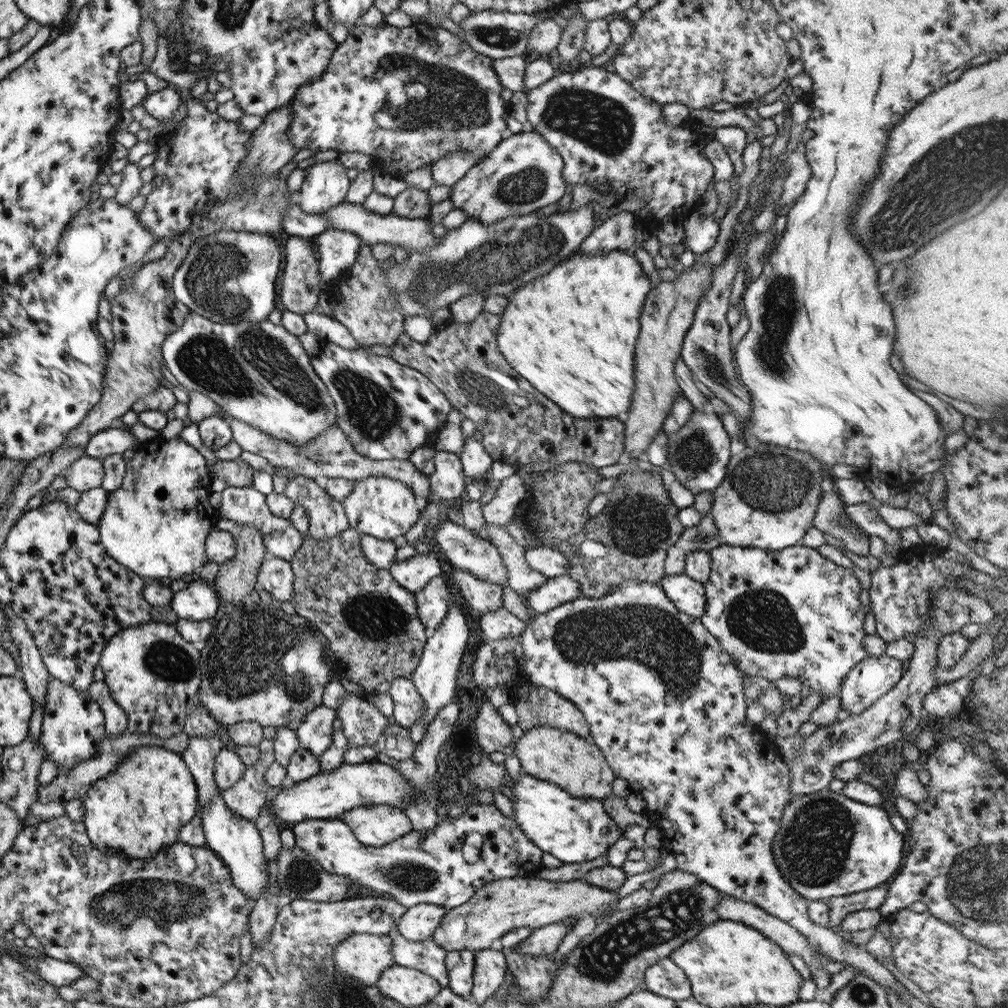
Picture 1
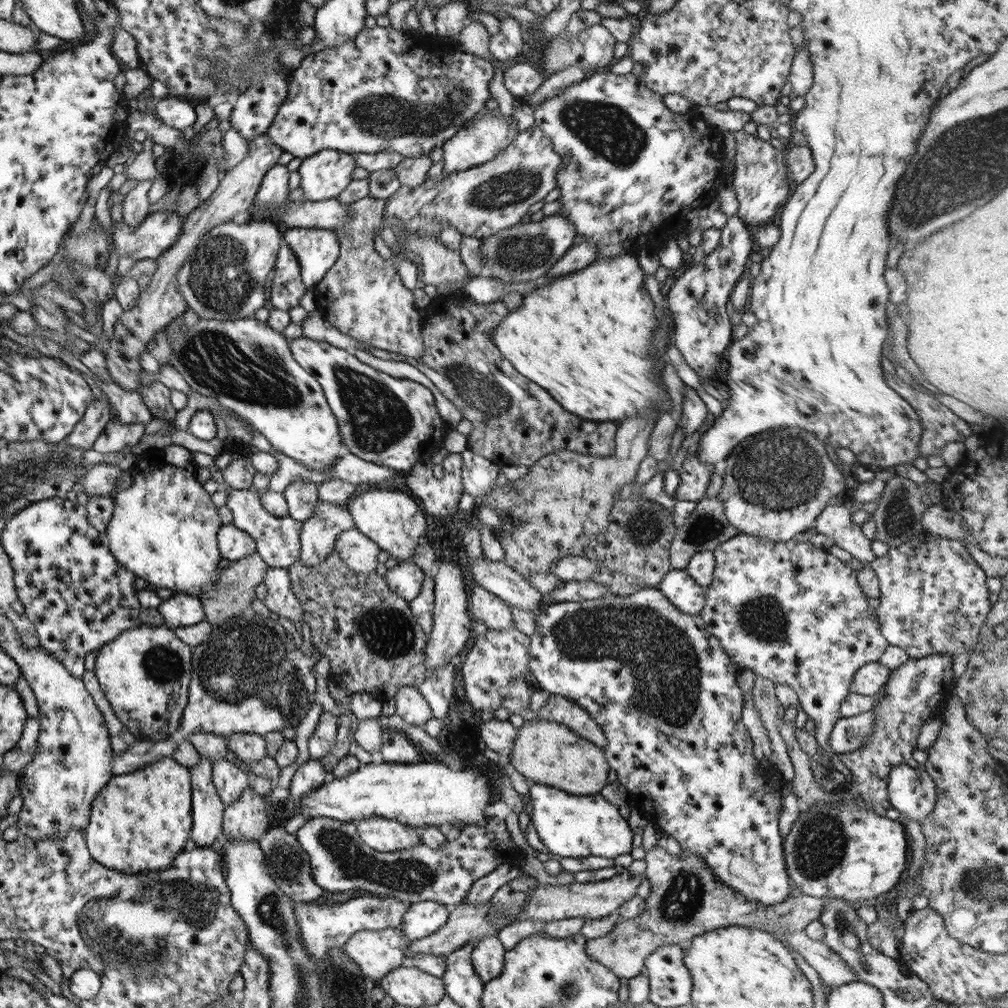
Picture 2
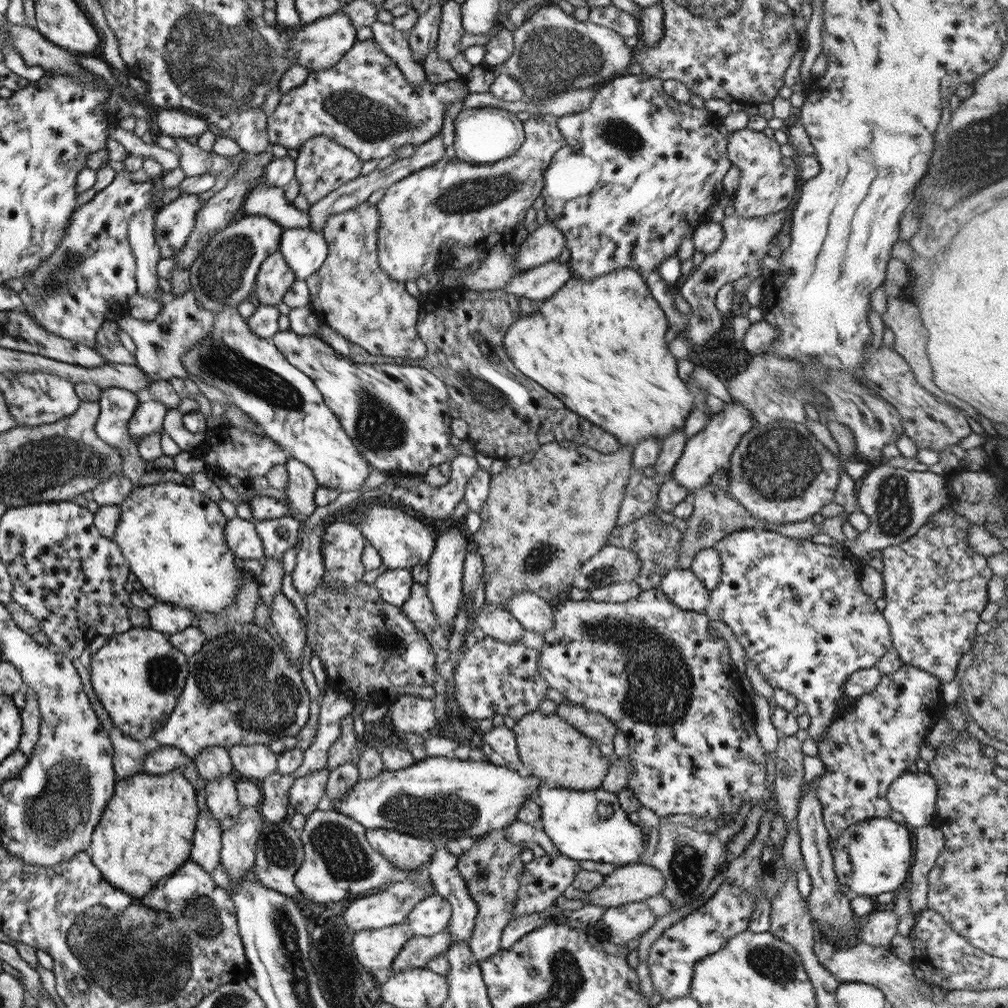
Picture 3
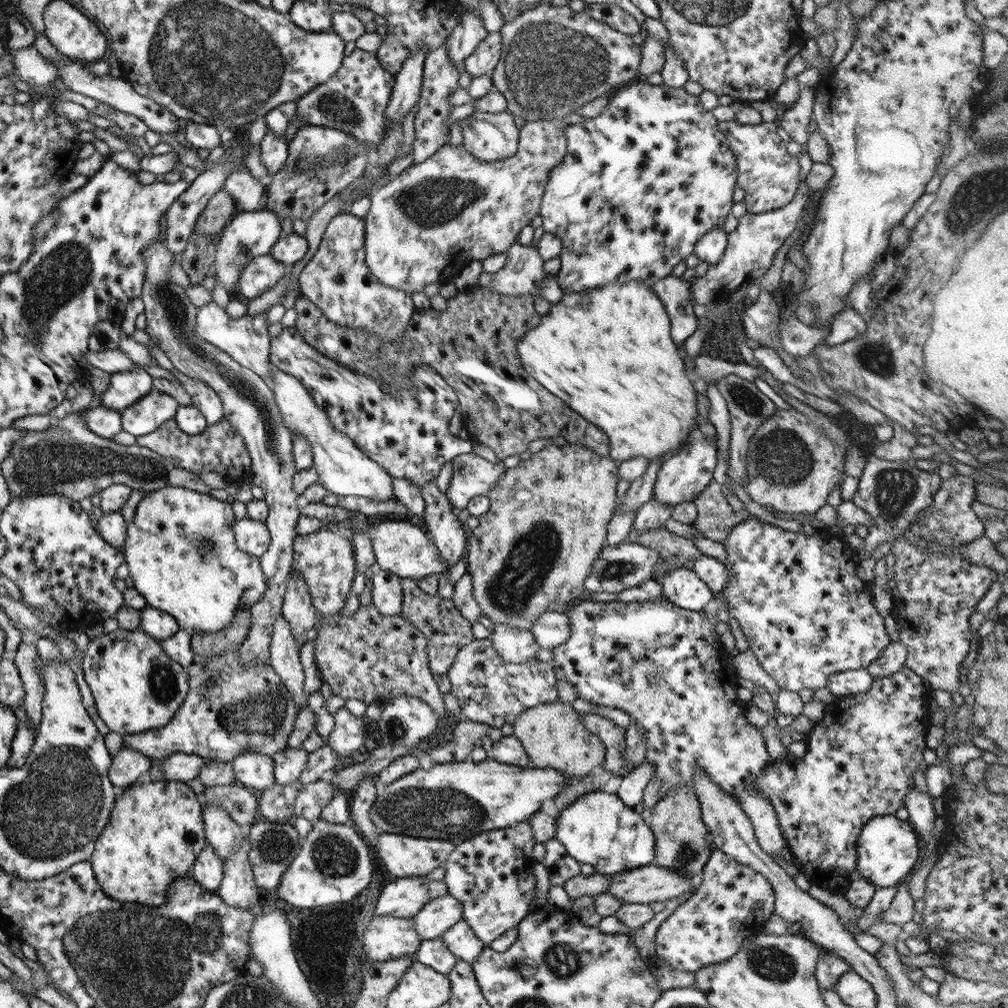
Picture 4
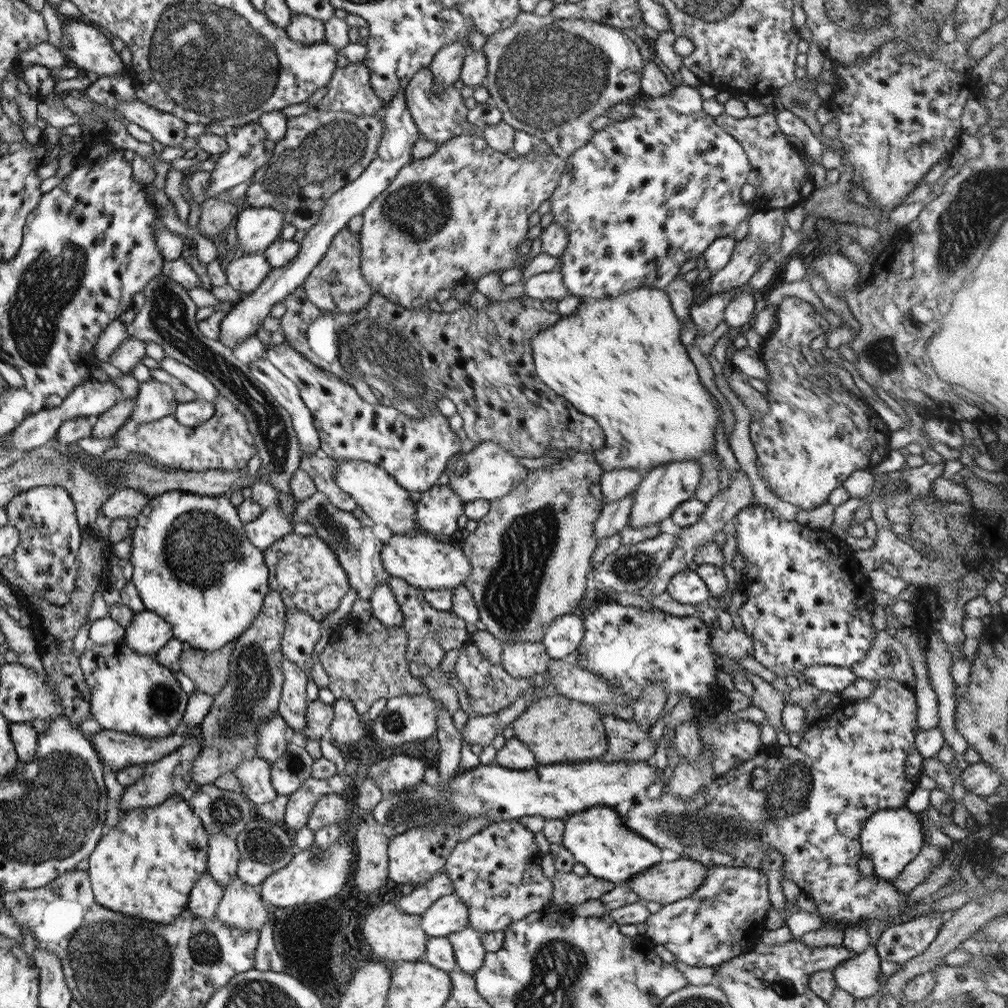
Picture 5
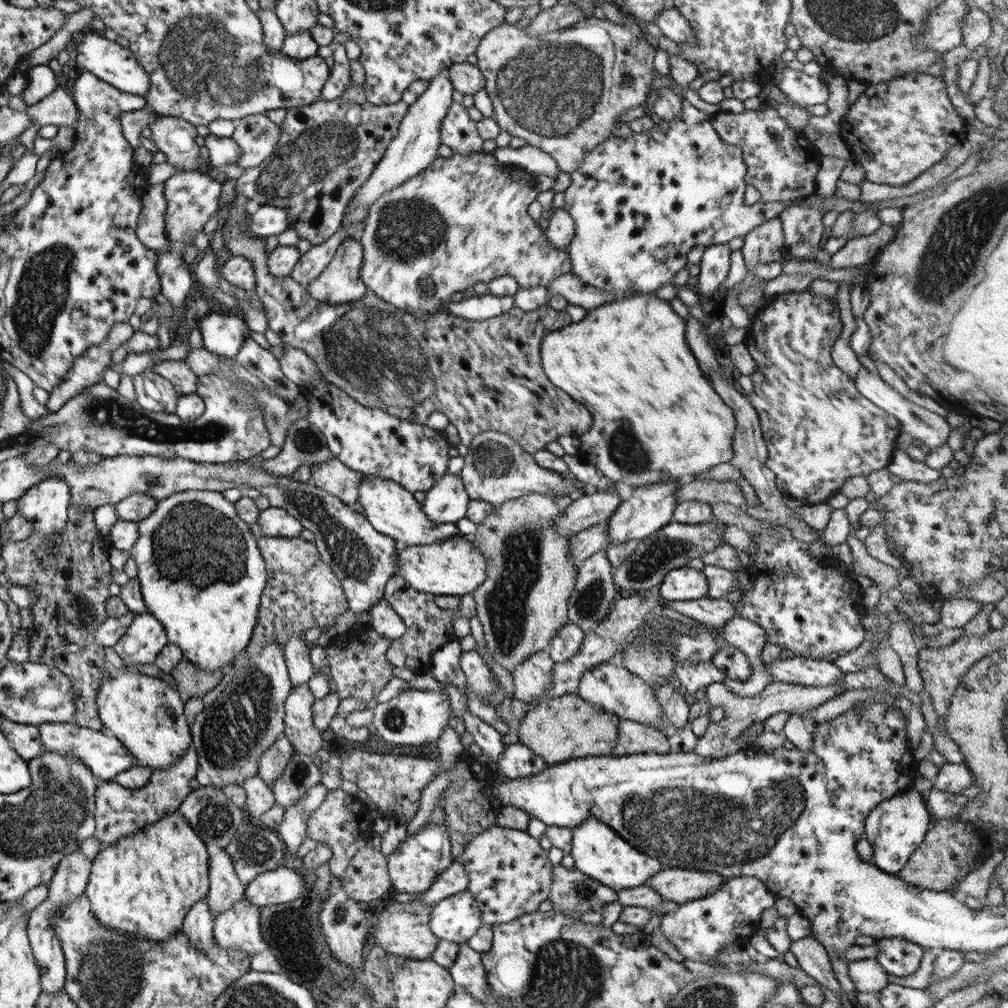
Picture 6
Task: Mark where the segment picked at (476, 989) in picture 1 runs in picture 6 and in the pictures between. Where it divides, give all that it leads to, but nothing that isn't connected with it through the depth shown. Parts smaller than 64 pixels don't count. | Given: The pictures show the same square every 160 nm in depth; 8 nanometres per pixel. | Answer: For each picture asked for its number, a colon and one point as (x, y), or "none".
2: (486, 959)
3: (491, 868)
4: (491, 874)
5: (497, 873)
6: (509, 875)

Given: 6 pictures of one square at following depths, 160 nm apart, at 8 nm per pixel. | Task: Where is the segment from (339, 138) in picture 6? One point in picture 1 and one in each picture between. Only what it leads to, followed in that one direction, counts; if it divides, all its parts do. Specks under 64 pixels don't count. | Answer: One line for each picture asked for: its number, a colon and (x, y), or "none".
1: (324, 185)
2: (323, 175)
3: (322, 165)
4: (320, 161)
5: (319, 152)

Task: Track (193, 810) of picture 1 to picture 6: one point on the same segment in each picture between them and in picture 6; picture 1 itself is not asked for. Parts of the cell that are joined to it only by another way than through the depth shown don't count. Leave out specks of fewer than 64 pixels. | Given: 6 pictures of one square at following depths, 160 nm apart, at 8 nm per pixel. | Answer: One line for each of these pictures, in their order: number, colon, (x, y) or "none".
2: (139, 821)
3: (145, 832)
4: (154, 832)
5: (145, 865)
6: (142, 885)

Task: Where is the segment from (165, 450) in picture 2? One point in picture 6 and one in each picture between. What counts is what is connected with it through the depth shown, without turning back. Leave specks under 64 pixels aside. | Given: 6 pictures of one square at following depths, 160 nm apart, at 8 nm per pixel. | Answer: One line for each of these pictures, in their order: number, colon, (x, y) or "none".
3: (171, 536)
4: (179, 549)
5: (192, 566)
6: (201, 575)

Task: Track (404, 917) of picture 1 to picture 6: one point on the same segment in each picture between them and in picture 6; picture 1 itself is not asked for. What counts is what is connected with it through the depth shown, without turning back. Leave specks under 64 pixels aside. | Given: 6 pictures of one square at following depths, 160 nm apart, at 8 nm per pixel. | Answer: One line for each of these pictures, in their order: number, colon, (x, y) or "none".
2: (422, 918)
3: (430, 916)
4: (434, 918)
5: (447, 915)
6: (456, 918)

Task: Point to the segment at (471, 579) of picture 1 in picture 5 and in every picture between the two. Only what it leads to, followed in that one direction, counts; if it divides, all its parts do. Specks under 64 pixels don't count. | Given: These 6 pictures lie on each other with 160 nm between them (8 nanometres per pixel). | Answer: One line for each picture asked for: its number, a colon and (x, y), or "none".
2: (484, 607)
3: (498, 623)
4: (516, 646)
5: (519, 659)

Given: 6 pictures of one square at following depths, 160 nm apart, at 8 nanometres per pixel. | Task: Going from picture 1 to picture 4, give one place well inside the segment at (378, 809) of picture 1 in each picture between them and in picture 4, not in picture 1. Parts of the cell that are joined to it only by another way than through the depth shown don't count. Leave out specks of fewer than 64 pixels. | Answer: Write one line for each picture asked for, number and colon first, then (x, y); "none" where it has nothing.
2: (386, 835)
3: (403, 851)
4: (401, 857)

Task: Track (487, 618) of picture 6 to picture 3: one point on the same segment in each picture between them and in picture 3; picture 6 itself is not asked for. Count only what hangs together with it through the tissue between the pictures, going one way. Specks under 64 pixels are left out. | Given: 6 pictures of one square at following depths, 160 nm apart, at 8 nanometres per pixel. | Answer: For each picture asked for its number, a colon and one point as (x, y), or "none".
3: (542, 520)
4: (545, 526)
5: (530, 553)

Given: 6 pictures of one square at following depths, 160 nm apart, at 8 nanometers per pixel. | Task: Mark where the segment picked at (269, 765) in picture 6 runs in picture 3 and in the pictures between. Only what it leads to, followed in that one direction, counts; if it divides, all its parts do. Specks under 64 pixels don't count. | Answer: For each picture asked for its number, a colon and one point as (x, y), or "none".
3: (240, 689)
4: (228, 710)
5: (273, 735)

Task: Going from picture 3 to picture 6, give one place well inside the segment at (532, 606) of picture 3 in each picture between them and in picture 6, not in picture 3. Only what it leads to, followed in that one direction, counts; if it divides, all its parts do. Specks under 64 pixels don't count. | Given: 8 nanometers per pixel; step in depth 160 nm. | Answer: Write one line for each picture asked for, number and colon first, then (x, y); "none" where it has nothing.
4: (550, 629)
5: (561, 637)
6: (568, 638)

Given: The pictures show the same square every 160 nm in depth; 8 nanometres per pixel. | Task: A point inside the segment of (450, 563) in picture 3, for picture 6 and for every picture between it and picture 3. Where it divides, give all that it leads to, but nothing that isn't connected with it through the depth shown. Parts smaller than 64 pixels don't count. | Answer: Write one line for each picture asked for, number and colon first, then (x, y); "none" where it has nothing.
4: (444, 530)
5: (437, 512)
6: (446, 502)

